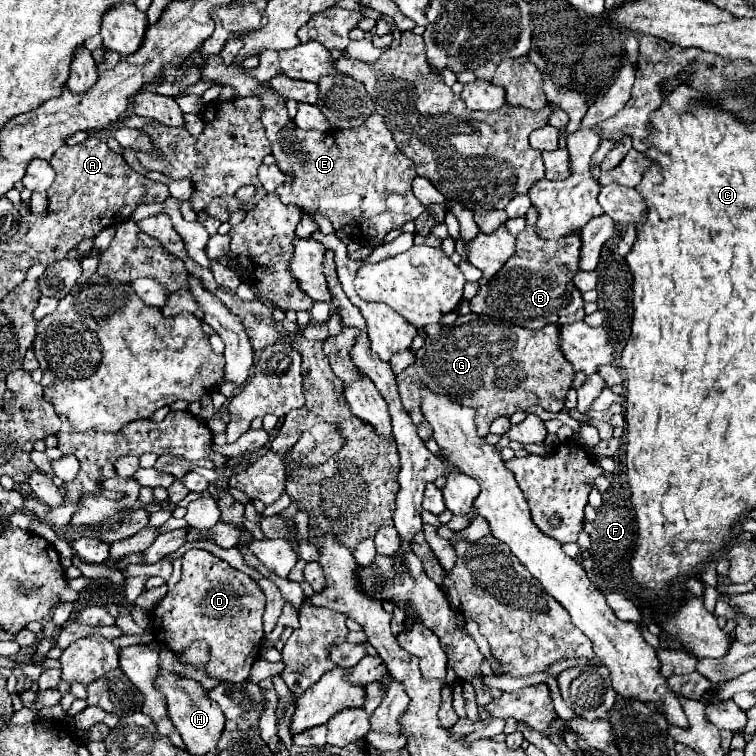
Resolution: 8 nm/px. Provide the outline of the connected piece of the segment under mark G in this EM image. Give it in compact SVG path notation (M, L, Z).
M458 315L452 325L444 325L436 337L426 337L422 349L416 351L416 361L398 377L398 389L404 409L410 413L418 435L428 441L432 427L420 411L420 387L430 387L436 393L446 393L454 401L476 409L476 427L482 437L496 417L510 417L532 405L540 405L550 413L564 409L564 399L574 383L574 369L558 349L558 327L548 325L538 331L518 325L500 323L486 315Z

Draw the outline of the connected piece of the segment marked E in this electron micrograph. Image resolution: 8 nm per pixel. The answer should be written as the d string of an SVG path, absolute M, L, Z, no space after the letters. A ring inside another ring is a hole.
M220 55L204 59L204 81L206 79L230 85L236 97L260 97L264 107L260 119L272 143L276 165L294 177L292 183L284 183L274 191L280 201L298 205L306 211L324 213L336 231L342 229L350 233L354 241L360 241L362 237L364 241L384 239L392 229L400 229L424 211L424 205L412 195L410 181L416 177L414 165L396 147L392 133L378 113L368 117L360 127L336 131L334 137L332 133L304 131L296 127L288 117L286 99L278 97L274 89L266 87L258 79L252 79L242 65L224 67Z

